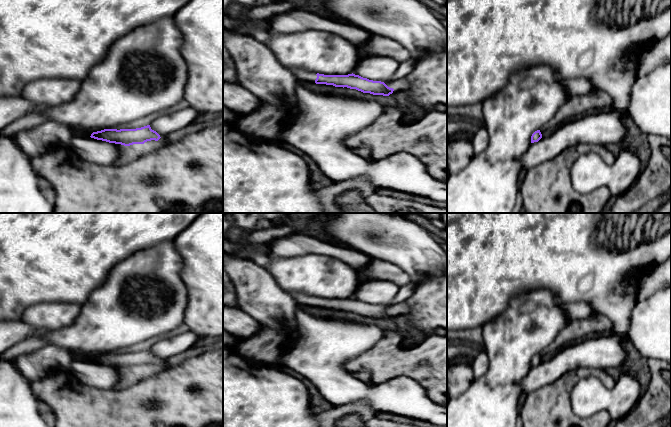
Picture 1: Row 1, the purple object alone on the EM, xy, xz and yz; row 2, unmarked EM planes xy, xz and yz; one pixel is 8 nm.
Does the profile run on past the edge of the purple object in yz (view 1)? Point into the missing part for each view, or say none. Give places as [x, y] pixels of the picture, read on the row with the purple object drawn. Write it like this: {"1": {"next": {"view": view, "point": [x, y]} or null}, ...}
{"1": {"next": null}}

